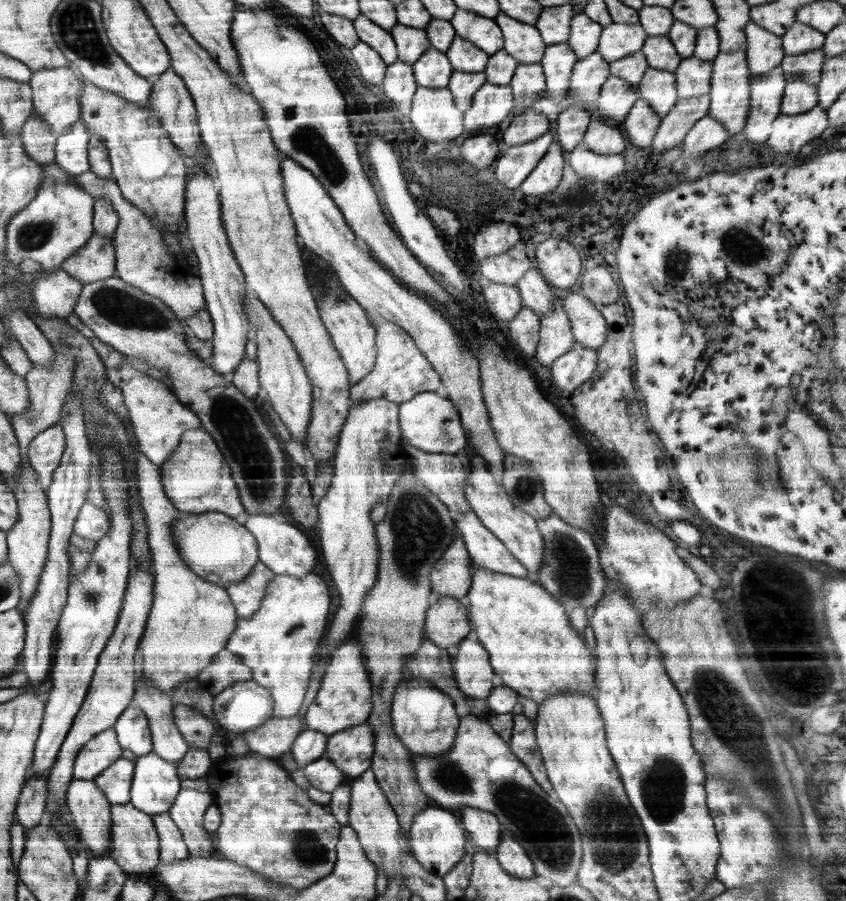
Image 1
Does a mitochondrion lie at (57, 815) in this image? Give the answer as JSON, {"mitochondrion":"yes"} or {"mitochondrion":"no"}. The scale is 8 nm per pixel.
{"mitochondrion":"no"}

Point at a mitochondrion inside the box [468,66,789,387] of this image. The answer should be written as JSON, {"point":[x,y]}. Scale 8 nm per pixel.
{"point":[676,271]}

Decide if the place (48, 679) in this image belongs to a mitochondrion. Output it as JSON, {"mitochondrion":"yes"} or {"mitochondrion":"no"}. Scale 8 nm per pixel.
{"mitochondrion":"no"}

